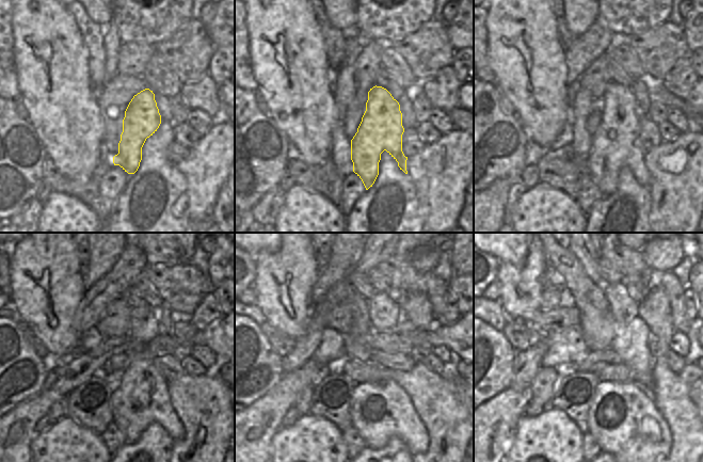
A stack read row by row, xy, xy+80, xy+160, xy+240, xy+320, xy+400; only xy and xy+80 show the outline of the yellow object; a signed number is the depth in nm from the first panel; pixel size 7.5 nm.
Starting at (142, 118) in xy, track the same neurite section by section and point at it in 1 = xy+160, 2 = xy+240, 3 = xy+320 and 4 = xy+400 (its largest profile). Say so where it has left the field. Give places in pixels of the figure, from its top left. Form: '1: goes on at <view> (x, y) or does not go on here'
1: goes on at xy+160 (616, 144)
2: goes on at xy+240 (142, 397)
3: goes on at xy+320 (381, 410)
4: goes on at xy+400 (623, 418)

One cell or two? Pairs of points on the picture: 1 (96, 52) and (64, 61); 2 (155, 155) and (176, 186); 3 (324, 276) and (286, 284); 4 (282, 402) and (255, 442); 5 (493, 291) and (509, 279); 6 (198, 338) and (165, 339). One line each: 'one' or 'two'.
1: two
2: one
3: two
4: one
5: two
6: one

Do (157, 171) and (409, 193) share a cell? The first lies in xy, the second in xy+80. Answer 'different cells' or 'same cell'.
same cell

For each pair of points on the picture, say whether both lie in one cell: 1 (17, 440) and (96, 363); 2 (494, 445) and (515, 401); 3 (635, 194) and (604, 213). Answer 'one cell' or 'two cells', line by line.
1: one cell
2: one cell
3: one cell

